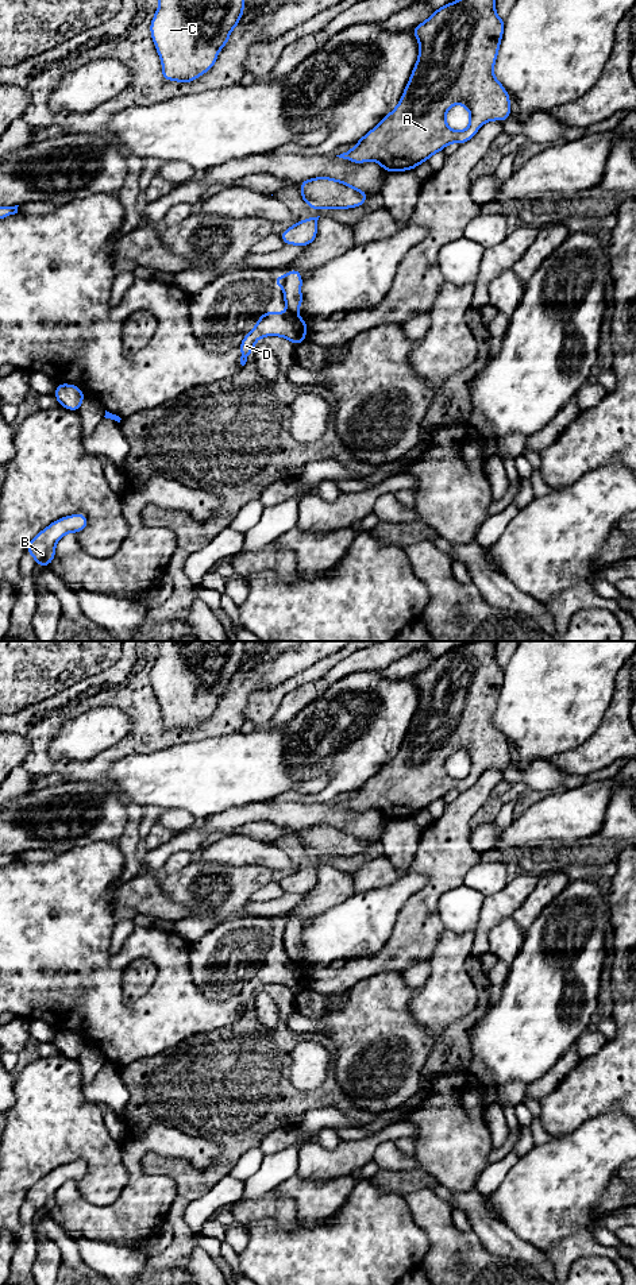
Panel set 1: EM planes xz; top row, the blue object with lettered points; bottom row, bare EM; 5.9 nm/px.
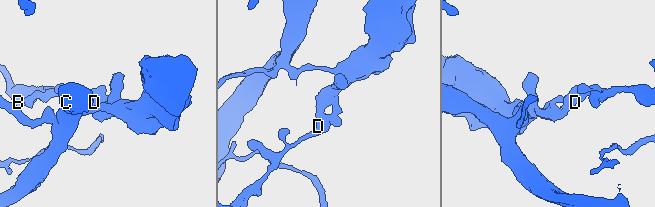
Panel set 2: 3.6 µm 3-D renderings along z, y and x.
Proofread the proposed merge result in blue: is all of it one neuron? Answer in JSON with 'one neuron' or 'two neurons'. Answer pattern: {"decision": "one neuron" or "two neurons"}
{"decision": "two neurons"}

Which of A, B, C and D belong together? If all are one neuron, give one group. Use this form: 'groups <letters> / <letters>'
groups A B D / C

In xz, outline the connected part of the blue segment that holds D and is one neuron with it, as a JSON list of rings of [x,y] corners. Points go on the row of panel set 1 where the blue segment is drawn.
[[[263,312],[254,329],[244,335],[239,348],[242,351],[240,364],[244,366],[255,341],[263,336],[282,336],[293,344],[300,346],[307,340],[305,331],[309,325],[293,312]]]

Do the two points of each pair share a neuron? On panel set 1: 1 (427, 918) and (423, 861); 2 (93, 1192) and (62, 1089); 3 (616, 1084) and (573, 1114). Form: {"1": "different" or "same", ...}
{"1": "same", "2": "same", "3": "same"}

